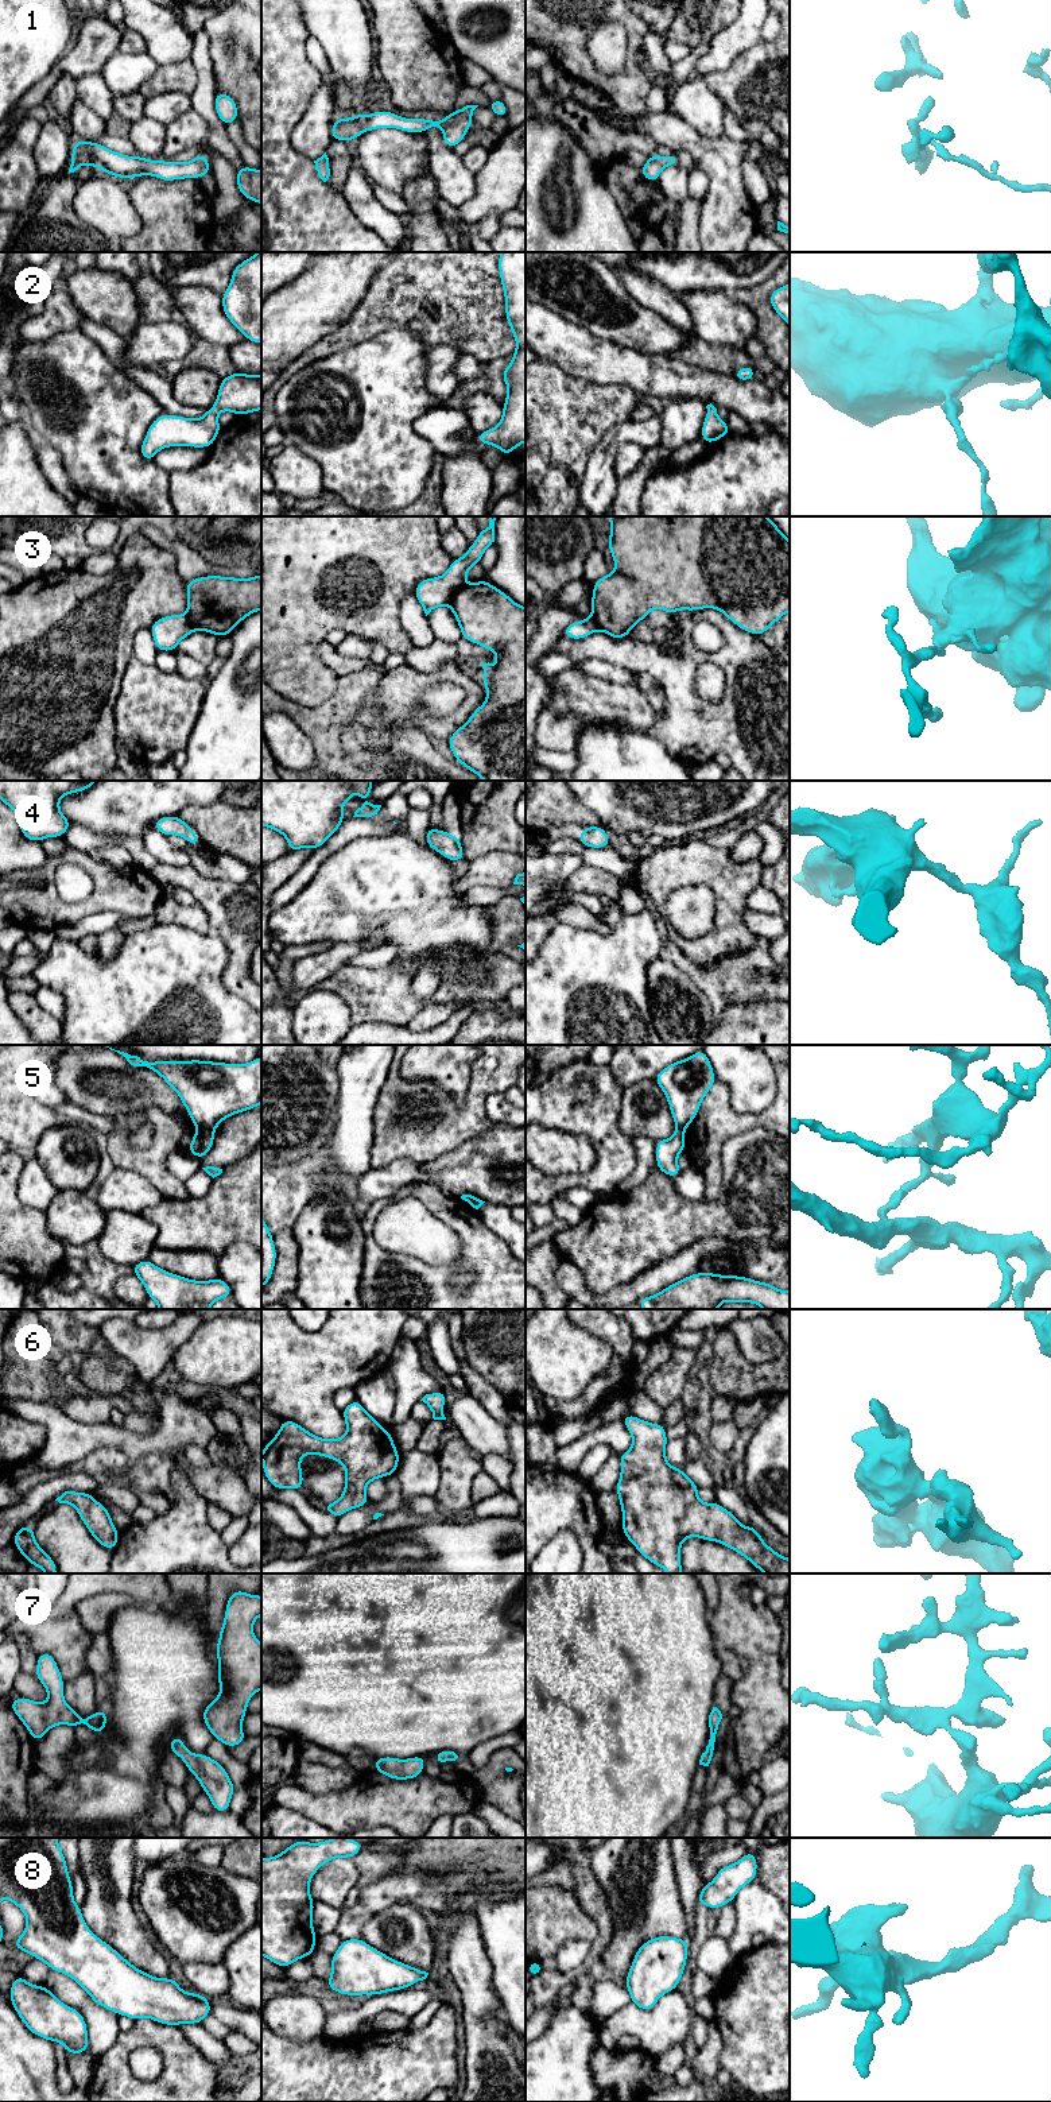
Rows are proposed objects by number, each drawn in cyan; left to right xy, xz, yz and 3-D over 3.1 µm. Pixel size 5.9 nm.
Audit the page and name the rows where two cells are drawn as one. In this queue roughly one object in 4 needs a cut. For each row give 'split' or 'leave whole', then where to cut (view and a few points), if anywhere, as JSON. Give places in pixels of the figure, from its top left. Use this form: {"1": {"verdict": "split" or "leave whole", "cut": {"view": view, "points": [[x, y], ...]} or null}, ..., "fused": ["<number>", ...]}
{"1": {"verdict": "split", "cut": {"view": "xz", "points": [[470, 119], [462, 119], [443, 128]]}}, "2": {"verdict": "leave whole", "cut": null}, "3": {"verdict": "split", "cut": {"view": "xz", "points": [[464, 584], [449, 604]]}}, "4": {"verdict": "leave whole", "cut": null}, "5": {"verdict": "split", "cut": {"view": "xy", "points": [[198, 1127], [206, 1127], [212, 1131]]}}, "6": {"verdict": "leave whole", "cut": null}, "7": {"verdict": "leave whole", "cut": null}, "8": {"verdict": "leave whole", "cut": null}, "fused": ["1", "3", "5"]}

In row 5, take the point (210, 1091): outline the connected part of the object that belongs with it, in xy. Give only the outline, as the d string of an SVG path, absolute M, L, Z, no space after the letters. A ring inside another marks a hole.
M109 1045L104 1046L115 1050ZM120 1050L115 1052L123 1054L131 1065L144 1067L162 1076L178 1093L190 1119L198 1129L209 1129L214 1131L224 1119L256 1108L261 1104L261 1057L257 1057L248 1064L228 1064L202 1060L147 1061Z

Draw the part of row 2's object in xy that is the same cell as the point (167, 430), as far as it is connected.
M234 372L221 379L214 406L201 418L191 419L164 413L159 415L150 425L140 453L146 461L152 461L160 449L170 446L210 448L221 431L220 411L244 415L260 410L261 373Z

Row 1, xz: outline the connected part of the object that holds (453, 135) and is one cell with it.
M462 120L454 125L443 128L443 144L454 148L458 143L465 140L465 133L473 124L473 120Z

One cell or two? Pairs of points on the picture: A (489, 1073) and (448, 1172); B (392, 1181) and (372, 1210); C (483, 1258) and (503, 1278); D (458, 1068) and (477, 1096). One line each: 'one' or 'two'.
A: two
B: two
C: one
D: two

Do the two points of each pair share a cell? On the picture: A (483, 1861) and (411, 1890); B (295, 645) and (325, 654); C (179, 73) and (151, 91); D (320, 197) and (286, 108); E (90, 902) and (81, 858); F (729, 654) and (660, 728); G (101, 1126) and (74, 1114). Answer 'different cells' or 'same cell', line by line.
A: same cell
B: different cells
C: same cell
D: same cell
E: same cell
F: same cell
G: same cell

